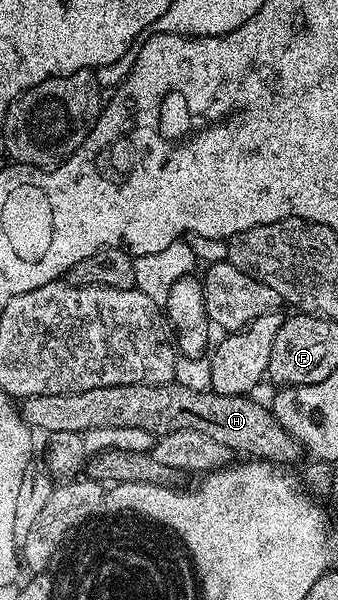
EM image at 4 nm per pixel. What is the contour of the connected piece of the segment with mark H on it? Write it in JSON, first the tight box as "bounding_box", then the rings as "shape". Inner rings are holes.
{"bounding_box":[21,383,304,463],"shape":[[[177,383],[169,385],[121,385],[120,387],[92,387],[92,391],[76,391],[64,395],[36,395],[21,402],[21,417],[34,431],[43,429],[46,435],[60,431],[92,431],[100,427],[140,427],[140,431],[153,433],[155,438],[168,435],[172,431],[197,431],[199,435],[208,435],[216,443],[224,443],[235,454],[250,459],[263,459],[275,463],[290,463],[304,453],[301,442],[297,441],[275,419],[271,410],[253,401],[253,396],[236,393],[215,393],[210,389],[192,391]]]}

